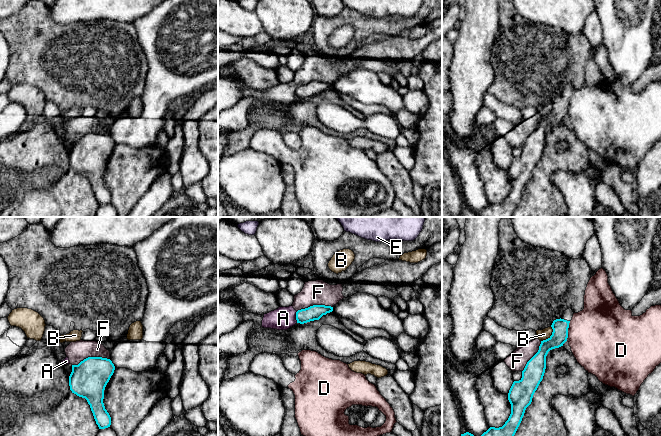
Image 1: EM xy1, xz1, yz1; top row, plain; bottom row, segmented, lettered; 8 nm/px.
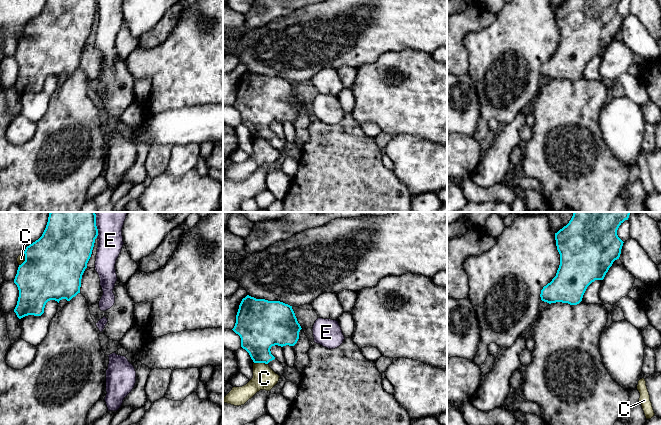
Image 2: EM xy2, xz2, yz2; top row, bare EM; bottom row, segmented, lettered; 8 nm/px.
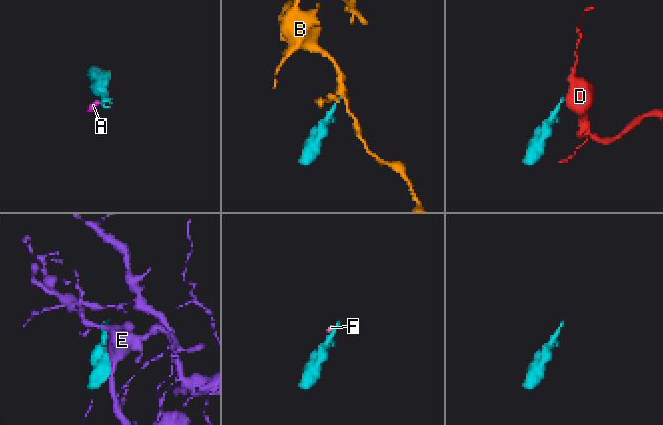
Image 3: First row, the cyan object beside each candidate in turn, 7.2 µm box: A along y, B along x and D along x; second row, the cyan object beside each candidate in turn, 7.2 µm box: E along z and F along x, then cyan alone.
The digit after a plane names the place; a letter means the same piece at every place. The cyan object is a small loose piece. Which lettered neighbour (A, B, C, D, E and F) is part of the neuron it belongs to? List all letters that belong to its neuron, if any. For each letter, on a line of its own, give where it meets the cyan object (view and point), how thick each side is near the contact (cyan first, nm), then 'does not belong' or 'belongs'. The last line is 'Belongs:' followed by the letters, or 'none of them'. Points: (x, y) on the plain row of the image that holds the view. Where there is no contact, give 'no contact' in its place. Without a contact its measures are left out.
A: xz1 (296, 93) | 120/180 nm | does not belong
B: yz1 (551, 111) | 130/90 nm | does not belong
C: xy2 (25, 35) | 480/60 nm | does not belong
D: yz1 (567, 107) | 130/480 nm | does not belong
E: xy2 (97, 7) | 360/200 nm | does not belong
F: xy1 (90, 133) | 300/160 nm | does not belong
Belongs: none of them

